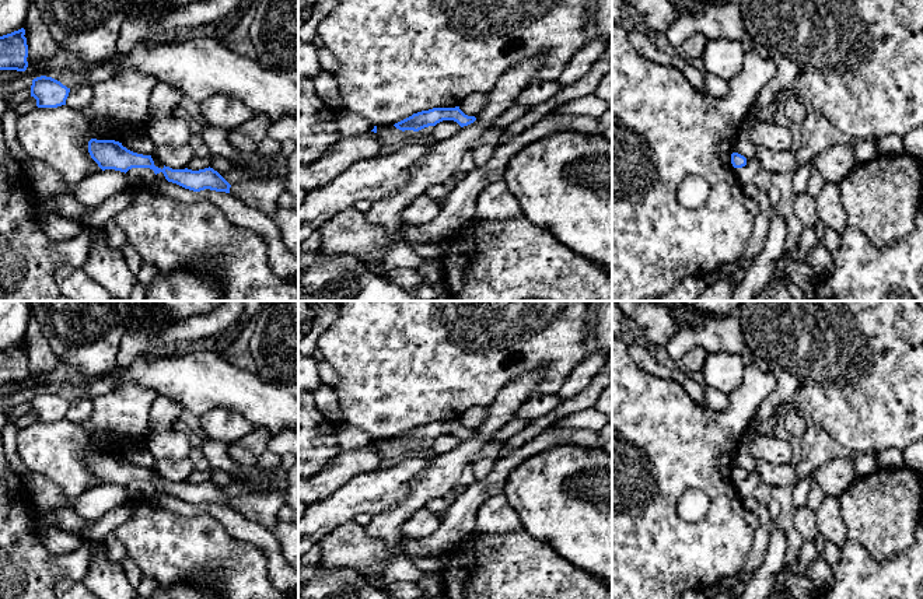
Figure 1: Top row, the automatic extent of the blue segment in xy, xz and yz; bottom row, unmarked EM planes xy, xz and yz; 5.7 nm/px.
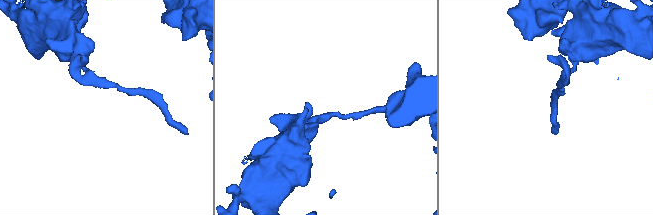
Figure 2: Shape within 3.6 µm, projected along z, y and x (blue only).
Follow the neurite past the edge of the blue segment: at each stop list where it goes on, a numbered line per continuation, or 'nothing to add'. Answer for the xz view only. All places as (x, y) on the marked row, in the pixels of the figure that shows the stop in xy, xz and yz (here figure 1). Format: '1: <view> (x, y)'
nothing to add

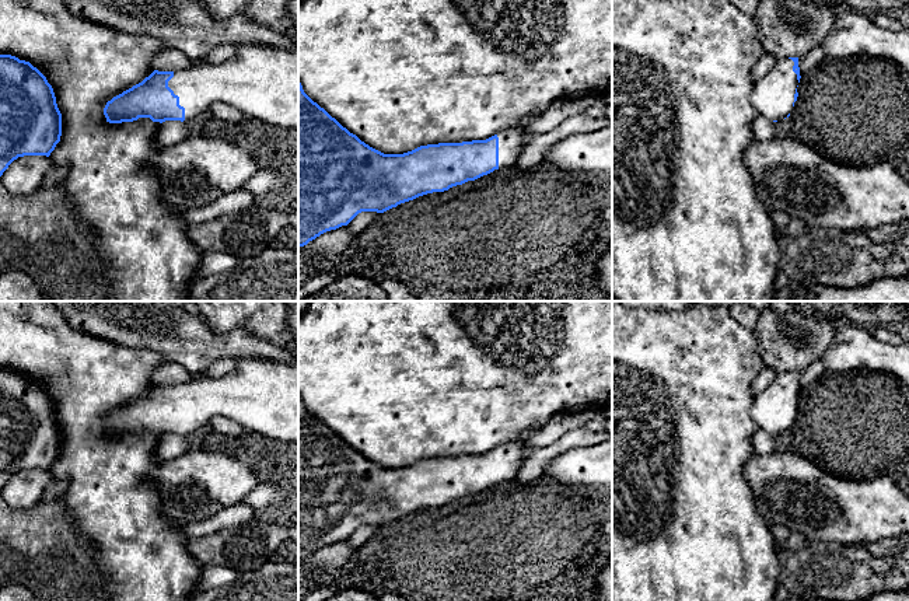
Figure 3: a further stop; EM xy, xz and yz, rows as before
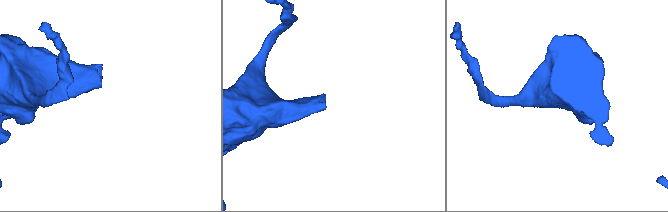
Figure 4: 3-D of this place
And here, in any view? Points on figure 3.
1: xy (262, 81)

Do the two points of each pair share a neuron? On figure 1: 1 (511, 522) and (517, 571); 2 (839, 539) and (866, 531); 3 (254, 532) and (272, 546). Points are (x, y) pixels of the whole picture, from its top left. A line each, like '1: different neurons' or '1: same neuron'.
1: different neurons
2: different neurons
3: same neuron

